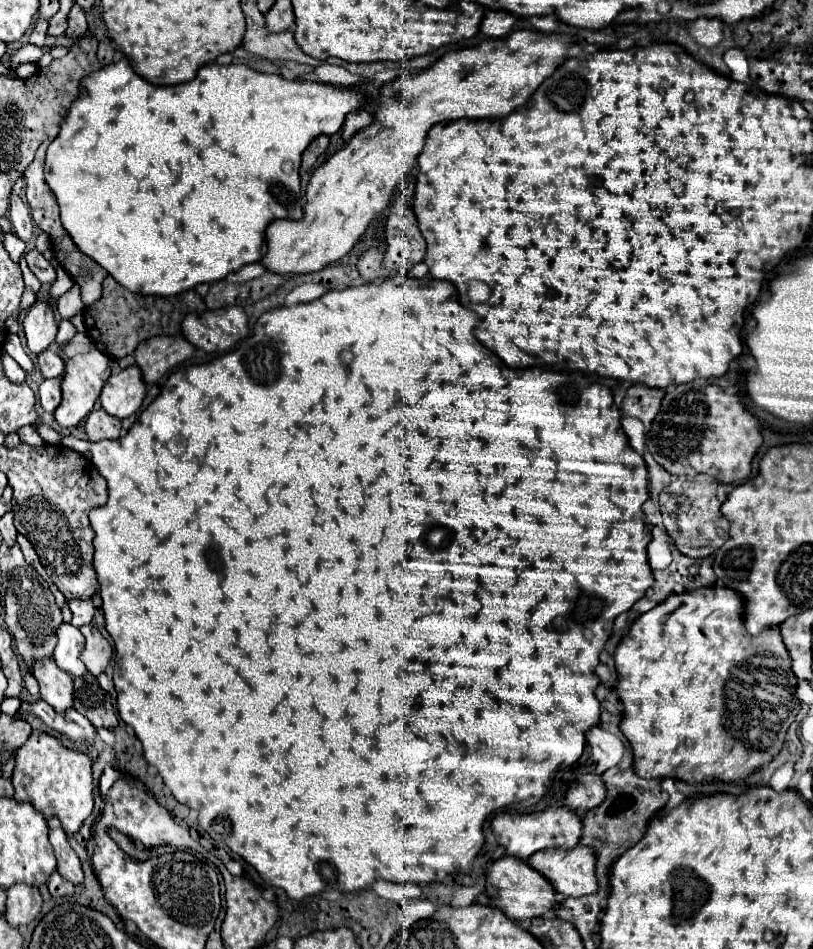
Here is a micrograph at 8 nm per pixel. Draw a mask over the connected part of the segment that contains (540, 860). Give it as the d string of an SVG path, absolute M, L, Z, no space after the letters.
M592 846L574 848L548 848L528 858L532 868L540 870L560 894L586 896L598 892L596 854Z

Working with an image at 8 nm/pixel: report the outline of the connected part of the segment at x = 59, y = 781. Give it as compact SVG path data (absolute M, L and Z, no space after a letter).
M32 732L28 742L18 750L12 786L16 802L30 802L46 818L58 818L68 836L74 836L82 822L92 814L94 784L90 756L64 748L50 734Z

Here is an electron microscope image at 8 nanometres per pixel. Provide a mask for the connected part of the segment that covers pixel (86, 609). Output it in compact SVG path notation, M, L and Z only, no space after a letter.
M74 598L74 600L68 602L68 606L70 606L70 610L72 610L72 624L74 624L76 628L86 626L86 624L92 622L94 604L92 604L90 598L88 598L88 600L78 600L78 598Z

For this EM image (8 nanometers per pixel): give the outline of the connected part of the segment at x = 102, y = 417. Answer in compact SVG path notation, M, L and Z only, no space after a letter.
M96 408L88 414L86 418L86 434L90 442L100 442L100 440L112 440L120 436L120 420L112 414L106 414L102 408Z

